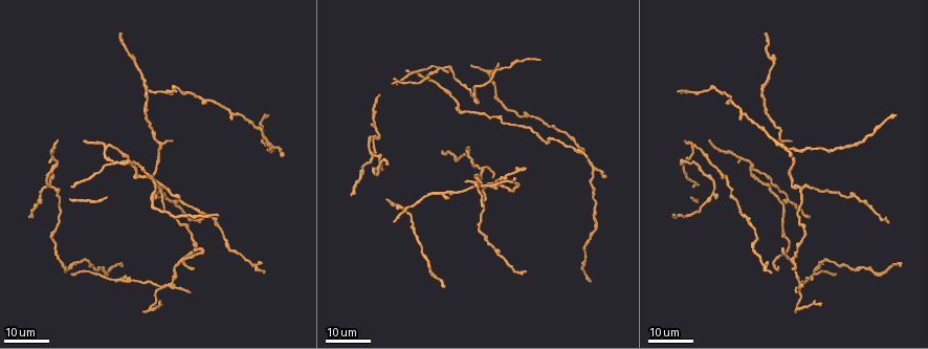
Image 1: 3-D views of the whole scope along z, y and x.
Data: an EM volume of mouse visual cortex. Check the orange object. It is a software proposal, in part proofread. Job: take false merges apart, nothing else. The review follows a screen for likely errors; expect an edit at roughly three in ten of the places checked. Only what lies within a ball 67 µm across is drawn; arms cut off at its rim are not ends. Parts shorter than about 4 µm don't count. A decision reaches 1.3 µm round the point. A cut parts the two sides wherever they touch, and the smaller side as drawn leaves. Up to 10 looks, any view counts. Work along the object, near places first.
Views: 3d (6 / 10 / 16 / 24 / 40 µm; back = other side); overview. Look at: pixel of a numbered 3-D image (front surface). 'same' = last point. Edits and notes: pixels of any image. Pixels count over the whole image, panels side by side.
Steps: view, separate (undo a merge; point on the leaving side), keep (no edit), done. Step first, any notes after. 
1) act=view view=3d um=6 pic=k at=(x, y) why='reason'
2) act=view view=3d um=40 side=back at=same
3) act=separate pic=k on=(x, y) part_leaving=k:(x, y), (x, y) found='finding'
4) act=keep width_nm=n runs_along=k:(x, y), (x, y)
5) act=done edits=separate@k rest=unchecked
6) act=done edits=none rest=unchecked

act=view view=3d um=16 pic=1 at=(803, 186) why='three arms meet'

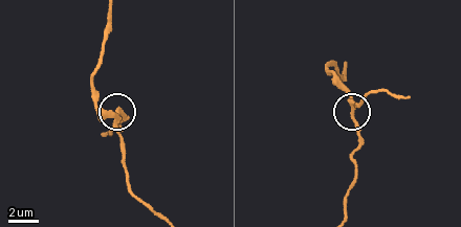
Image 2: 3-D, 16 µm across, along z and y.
act=view view=3d um=6 pic=2 at=(350, 105)

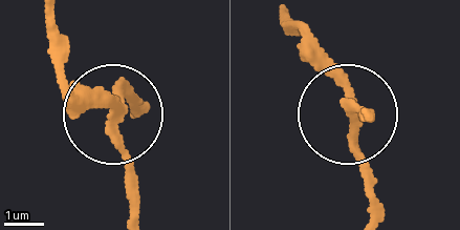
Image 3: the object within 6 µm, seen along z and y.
act=keep width_nm=220 runs_along=3:(369, 107), (349, 121), (369, 214) found='continuous, no second neuron'

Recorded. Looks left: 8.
act=view view=3d um=24 pic=1 at=(780, 252) why='thick turns thin'

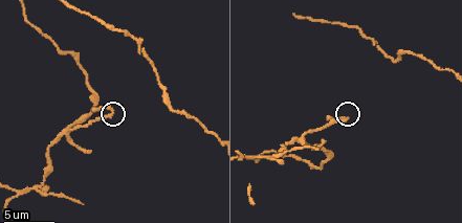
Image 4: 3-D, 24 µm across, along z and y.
act=view view=3d um=10 pic=4 at=(111, 115) why='closer look'

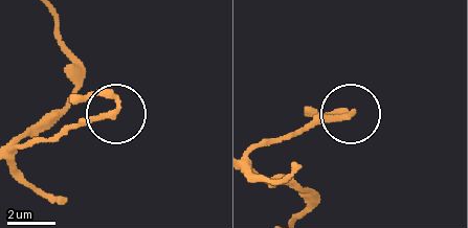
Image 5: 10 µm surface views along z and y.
act=view view=3d um=6 pic=5 at=(350, 115) why='closer look'

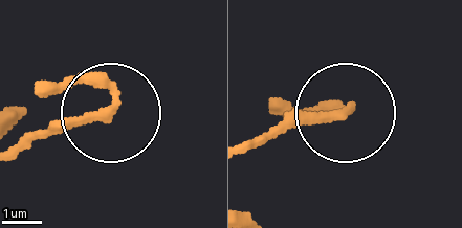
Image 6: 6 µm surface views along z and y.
act=keep runs_along=6:(247, 150), (344, 113), (270, 104) found='continuous, no second neuron'

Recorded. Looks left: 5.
act=view view=3d um=6 pic=4 at=(301, 138) why='four arms meet'

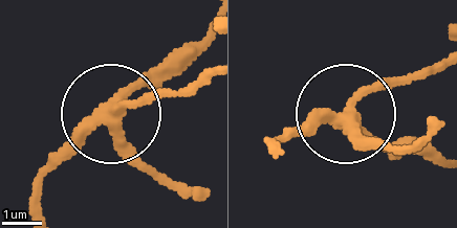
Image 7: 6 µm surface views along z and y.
act=keep width_nm=300 runs_along=7:(202, 36), (35, 183) found='one neuron here'

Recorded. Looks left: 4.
act=view view=3d um=6 pic=4 at=(35, 186)

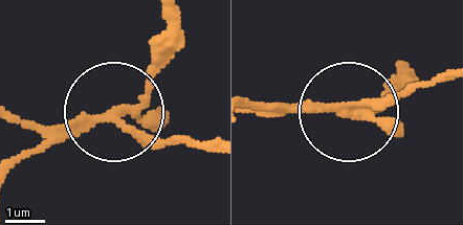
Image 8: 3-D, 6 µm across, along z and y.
act=separate pic=8 on=(133, 127) part_leaving=8:(76, 124), (20, 124) found='a second neuron is stuck on'

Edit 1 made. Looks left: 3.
act=view view=overview

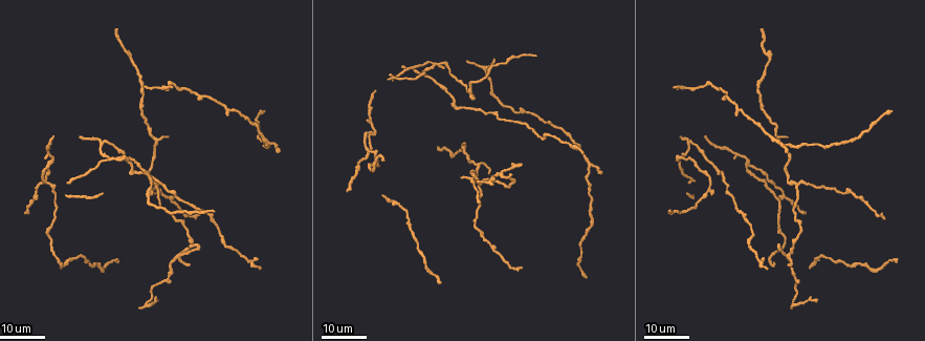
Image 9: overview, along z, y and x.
act=view view=3d um=24 pic=9 at=(101, 141) why='three-way junction'

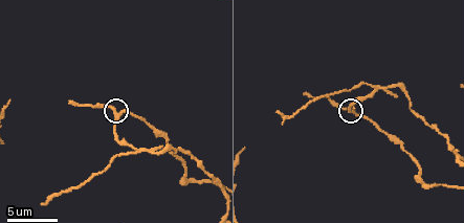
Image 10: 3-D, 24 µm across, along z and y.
act=view view=3d um=6 pic=10 at=(114, 114)

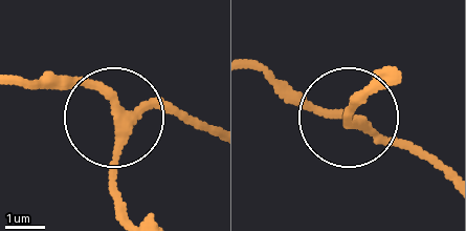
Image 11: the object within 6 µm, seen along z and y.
act=keep side_arm_um=47 arms=3 found='continuous, no second neuron'

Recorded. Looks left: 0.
act=done edits=separate@8 rest=unchecked

